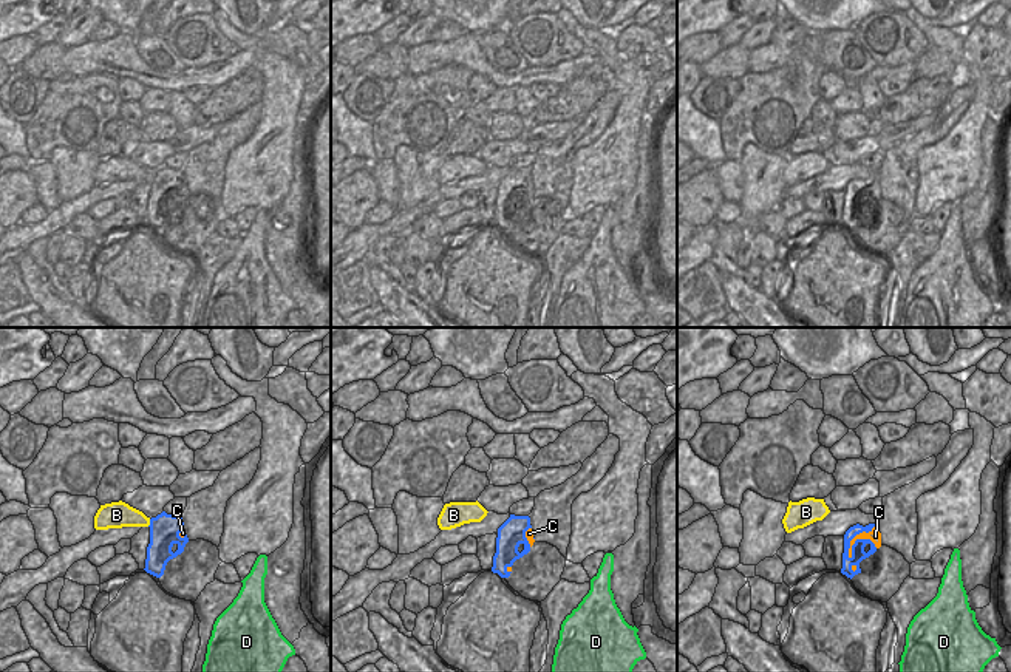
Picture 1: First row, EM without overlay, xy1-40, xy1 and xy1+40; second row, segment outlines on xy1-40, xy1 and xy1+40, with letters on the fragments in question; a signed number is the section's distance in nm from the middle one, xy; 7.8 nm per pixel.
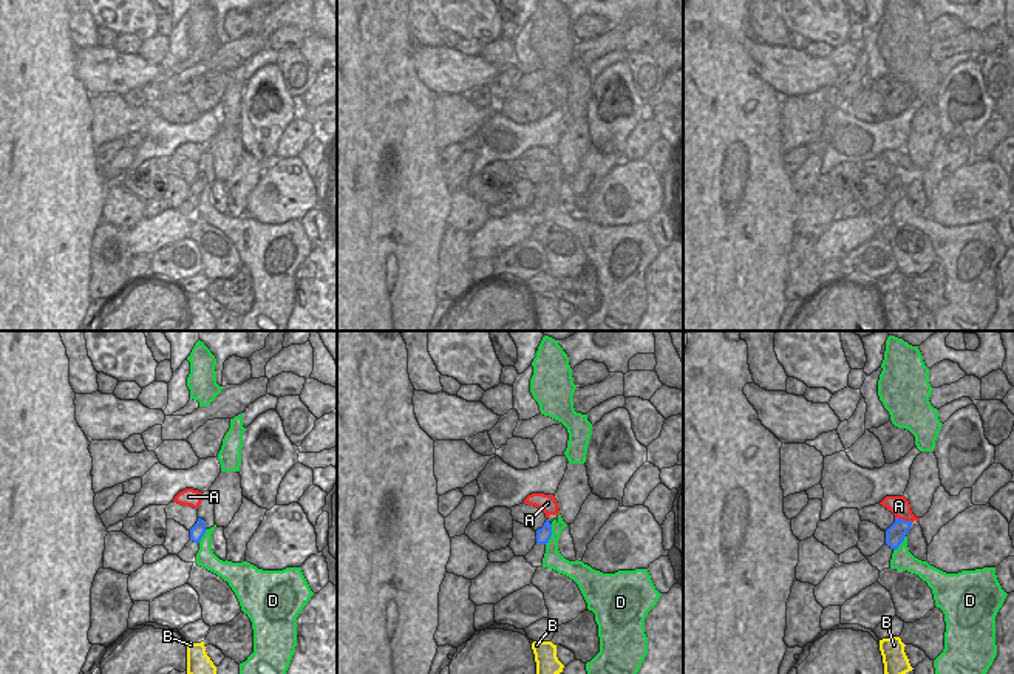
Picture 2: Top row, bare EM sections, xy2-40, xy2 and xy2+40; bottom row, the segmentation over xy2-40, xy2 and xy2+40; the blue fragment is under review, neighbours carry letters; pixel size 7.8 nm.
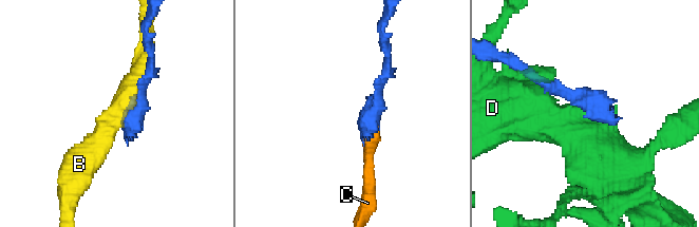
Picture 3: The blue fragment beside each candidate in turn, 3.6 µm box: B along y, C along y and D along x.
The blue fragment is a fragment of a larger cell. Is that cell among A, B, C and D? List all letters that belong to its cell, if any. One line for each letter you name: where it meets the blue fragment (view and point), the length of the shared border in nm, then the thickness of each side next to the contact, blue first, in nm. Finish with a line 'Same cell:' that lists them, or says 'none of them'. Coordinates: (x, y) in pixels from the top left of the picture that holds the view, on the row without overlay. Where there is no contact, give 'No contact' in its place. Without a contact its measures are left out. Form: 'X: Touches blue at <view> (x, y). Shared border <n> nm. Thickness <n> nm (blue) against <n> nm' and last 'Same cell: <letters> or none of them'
C: Touches blue at xy1+40 (854, 190). Shared border 340 nm. Thickness 110 nm (blue) against 100 nm
Same cell: C

